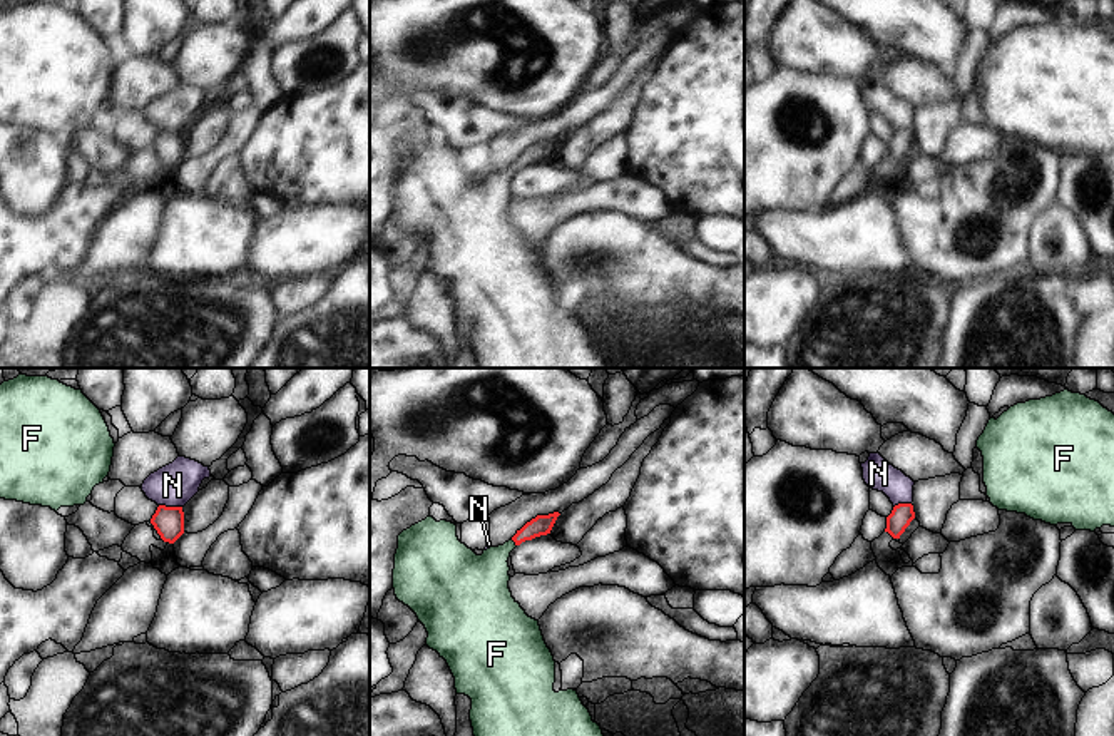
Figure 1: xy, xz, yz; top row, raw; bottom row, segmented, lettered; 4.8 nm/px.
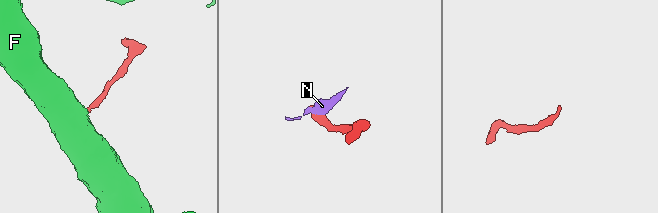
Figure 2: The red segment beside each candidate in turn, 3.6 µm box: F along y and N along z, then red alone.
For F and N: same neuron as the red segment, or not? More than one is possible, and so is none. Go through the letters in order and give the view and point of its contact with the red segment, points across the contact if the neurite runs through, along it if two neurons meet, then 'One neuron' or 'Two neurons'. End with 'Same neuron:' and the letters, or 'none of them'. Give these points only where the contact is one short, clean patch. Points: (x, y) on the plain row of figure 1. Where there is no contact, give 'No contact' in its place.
F: Touches red at xz (514, 166). Path across: xz (542, 149), (514, 166), (480, 206). One neuron
N: Touches red at xy (171, 132). Boundary: xy (159, 129), (181, 132). Two neurons
Same neuron: F.

